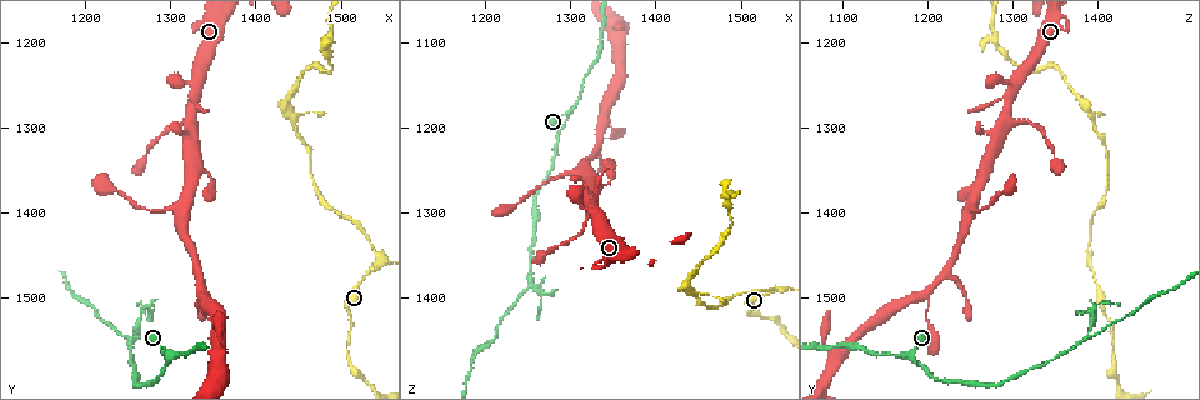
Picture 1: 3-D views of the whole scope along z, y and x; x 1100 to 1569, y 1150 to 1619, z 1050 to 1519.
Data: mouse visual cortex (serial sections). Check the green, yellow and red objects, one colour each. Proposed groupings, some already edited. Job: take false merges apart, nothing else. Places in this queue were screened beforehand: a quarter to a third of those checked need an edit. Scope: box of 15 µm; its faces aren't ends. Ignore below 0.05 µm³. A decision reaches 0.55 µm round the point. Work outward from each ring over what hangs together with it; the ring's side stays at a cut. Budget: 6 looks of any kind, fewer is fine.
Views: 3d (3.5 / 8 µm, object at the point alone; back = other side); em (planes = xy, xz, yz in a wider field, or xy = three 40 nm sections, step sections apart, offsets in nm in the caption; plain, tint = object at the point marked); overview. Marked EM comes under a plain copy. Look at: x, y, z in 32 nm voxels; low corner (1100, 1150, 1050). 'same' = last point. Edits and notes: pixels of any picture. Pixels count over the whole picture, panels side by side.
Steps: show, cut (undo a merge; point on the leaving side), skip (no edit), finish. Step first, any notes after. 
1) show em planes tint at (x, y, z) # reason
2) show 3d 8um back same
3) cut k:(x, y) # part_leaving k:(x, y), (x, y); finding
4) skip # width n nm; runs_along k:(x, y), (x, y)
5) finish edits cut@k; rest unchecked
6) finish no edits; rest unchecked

show 3d 3.5um at (1540, 1465, 1390) # narrows sharply

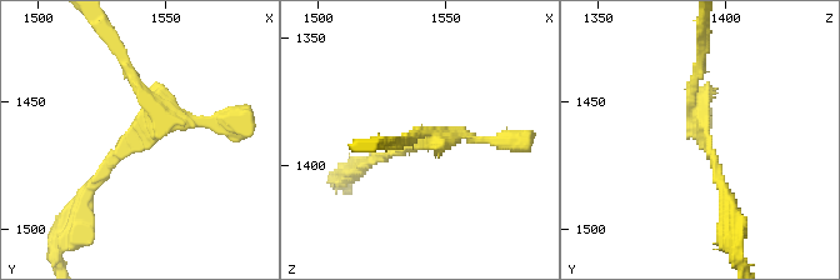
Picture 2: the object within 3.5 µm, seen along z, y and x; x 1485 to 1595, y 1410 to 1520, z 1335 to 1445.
show em planes tint at (1541, 1461, 1390) # arms 3; arm_widths 100, 150, 150 nm

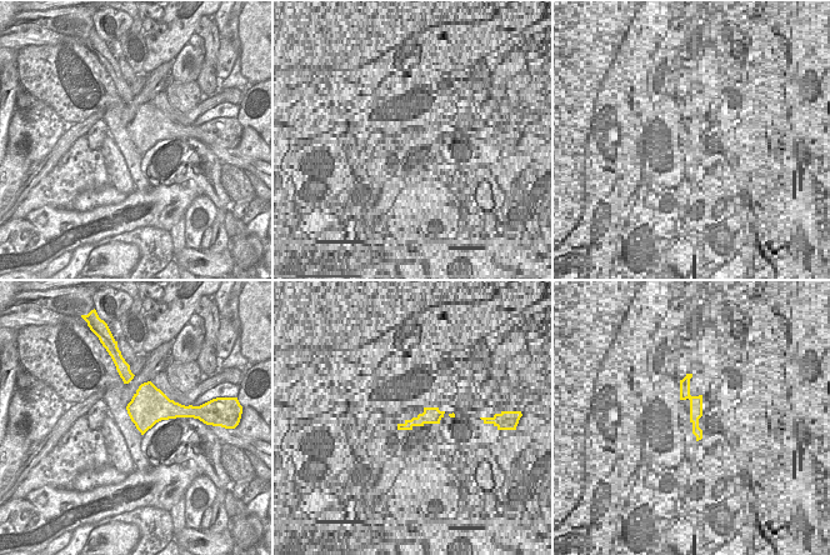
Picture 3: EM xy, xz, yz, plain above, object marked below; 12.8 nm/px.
skip # runs_along 2:(86, 188), (151, 110), (125, 61); continuous, no second cell

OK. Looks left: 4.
show 3d 8um at (1480, 1205, 1280) # sharp bend

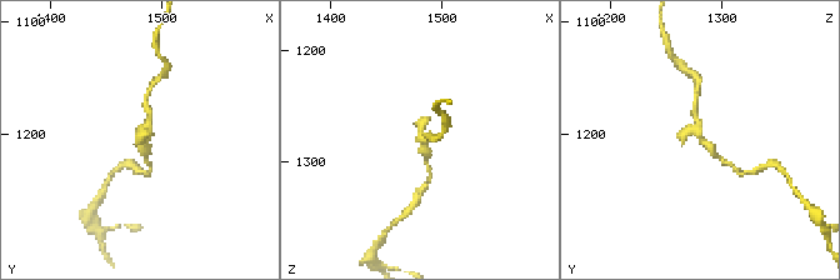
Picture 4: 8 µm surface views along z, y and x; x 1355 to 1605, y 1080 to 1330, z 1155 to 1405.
show em planes tint at (1482, 1202, 1282) # shape alone is not enough

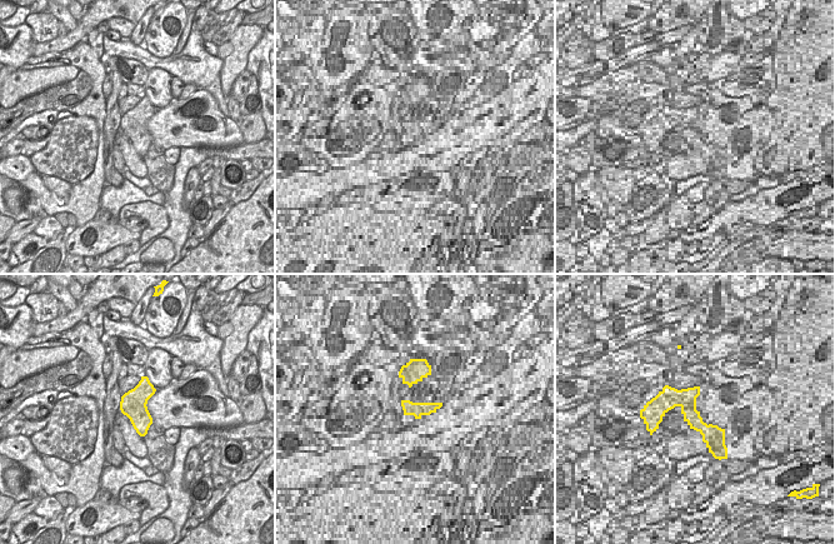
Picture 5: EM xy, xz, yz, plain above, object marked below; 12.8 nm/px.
skip # runs_along 4:(723, 161), (700, 138), (698, 100); all the same cell

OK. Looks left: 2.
show 3d 3.5um back at (1295, 1575, 1180) # sharp bend

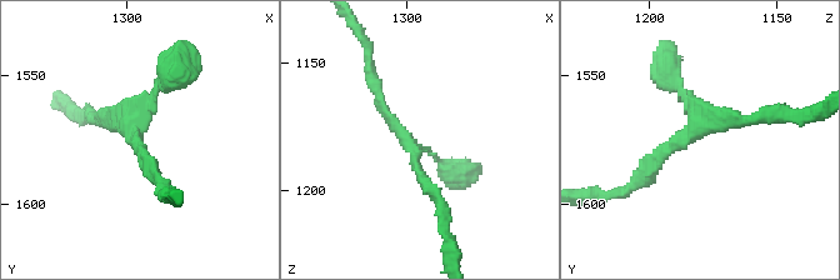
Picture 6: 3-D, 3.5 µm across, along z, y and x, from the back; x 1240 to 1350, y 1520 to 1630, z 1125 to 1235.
show em xy step 2 tint at (1296, 1573, 1184) # now the EM

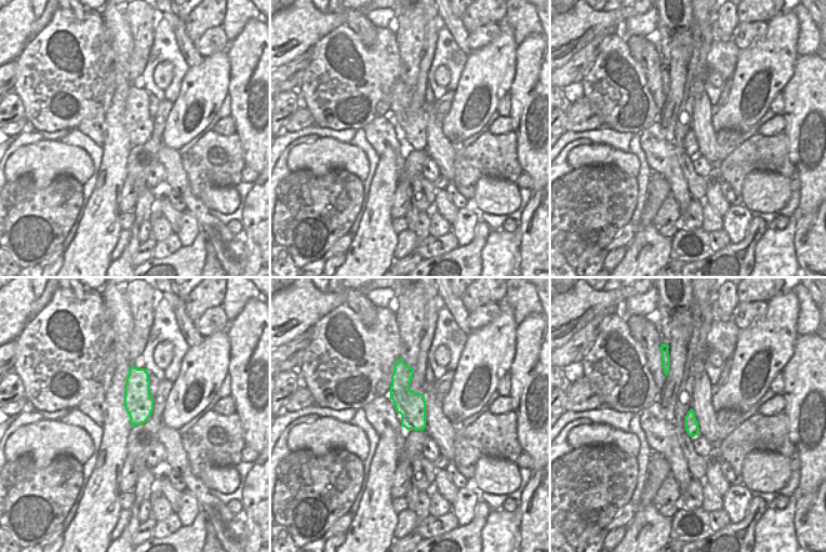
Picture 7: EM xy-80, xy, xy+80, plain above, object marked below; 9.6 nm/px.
skip # arm_widths 200, 200 nm; runs_along 6:(666, 71), (689, 101), (691, 133), (638, 183); one cell here

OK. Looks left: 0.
finish no edits; rest unchecked

